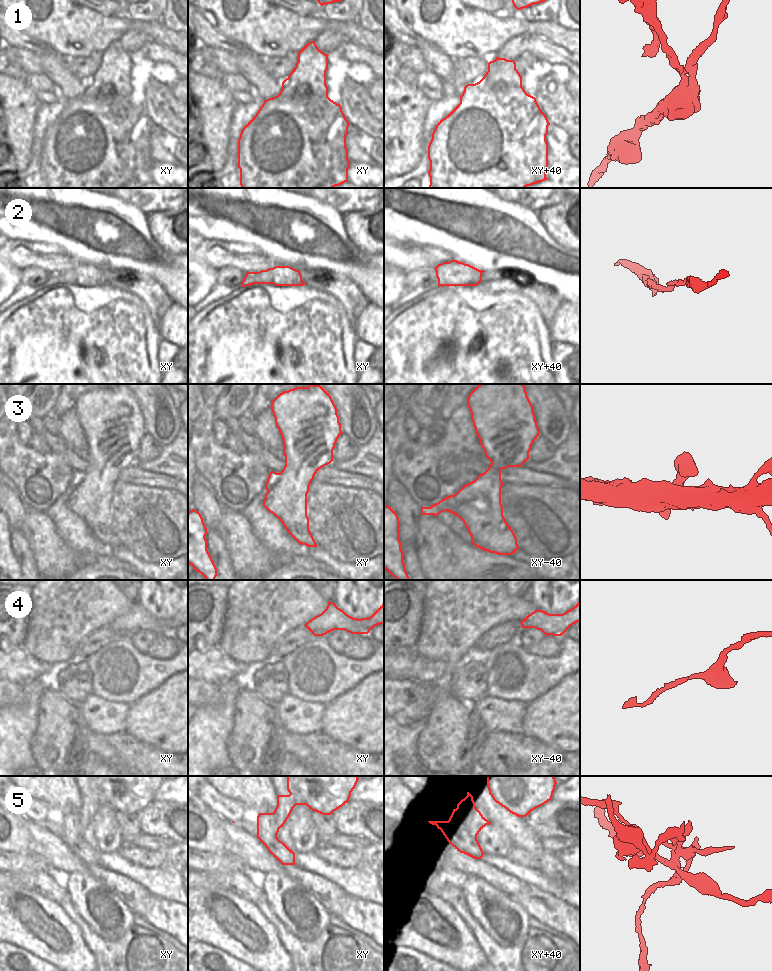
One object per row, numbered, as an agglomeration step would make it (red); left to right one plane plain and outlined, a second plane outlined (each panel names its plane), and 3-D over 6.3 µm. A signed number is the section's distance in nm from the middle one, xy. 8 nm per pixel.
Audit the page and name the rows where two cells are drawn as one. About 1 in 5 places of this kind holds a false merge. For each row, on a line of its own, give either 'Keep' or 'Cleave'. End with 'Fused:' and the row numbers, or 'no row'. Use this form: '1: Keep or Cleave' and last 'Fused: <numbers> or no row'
1: Keep
2: Keep
3: Keep
4: Keep
5: Cleave
Fused: 5.

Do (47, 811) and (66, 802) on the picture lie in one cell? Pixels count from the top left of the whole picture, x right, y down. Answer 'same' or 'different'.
different

